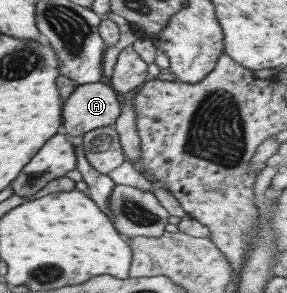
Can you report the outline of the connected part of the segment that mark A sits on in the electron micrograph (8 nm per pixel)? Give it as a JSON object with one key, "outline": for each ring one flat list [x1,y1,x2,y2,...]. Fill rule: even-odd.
{"outline":[[106,80,78,85,62,105,65,135,71,140,115,124,121,113,120,94]]}

